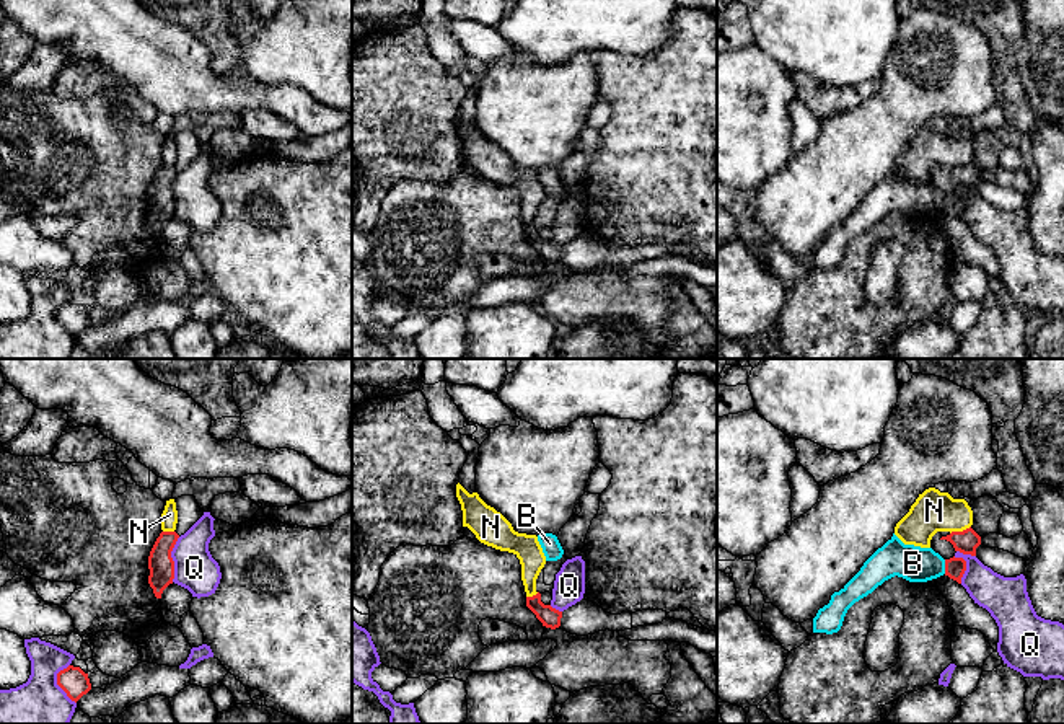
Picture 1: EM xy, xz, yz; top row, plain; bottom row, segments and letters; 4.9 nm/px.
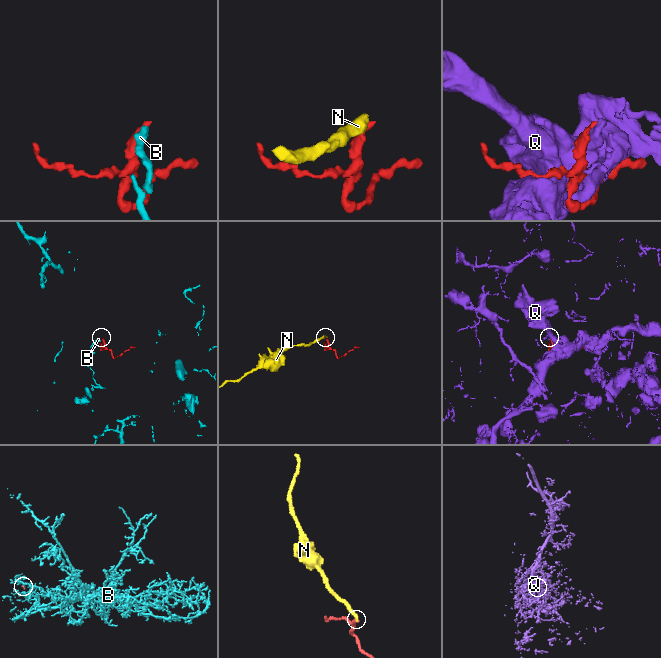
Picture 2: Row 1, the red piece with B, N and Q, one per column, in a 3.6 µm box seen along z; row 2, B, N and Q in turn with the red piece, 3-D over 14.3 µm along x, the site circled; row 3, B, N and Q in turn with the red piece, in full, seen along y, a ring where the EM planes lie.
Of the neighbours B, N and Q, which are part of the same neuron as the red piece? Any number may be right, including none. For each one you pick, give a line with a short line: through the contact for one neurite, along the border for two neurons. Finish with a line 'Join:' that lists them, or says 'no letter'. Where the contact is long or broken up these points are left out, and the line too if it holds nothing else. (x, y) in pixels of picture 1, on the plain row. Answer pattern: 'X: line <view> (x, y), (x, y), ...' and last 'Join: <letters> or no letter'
B: line yz (955, 203), (945, 201), (913, 198)
Join: B

